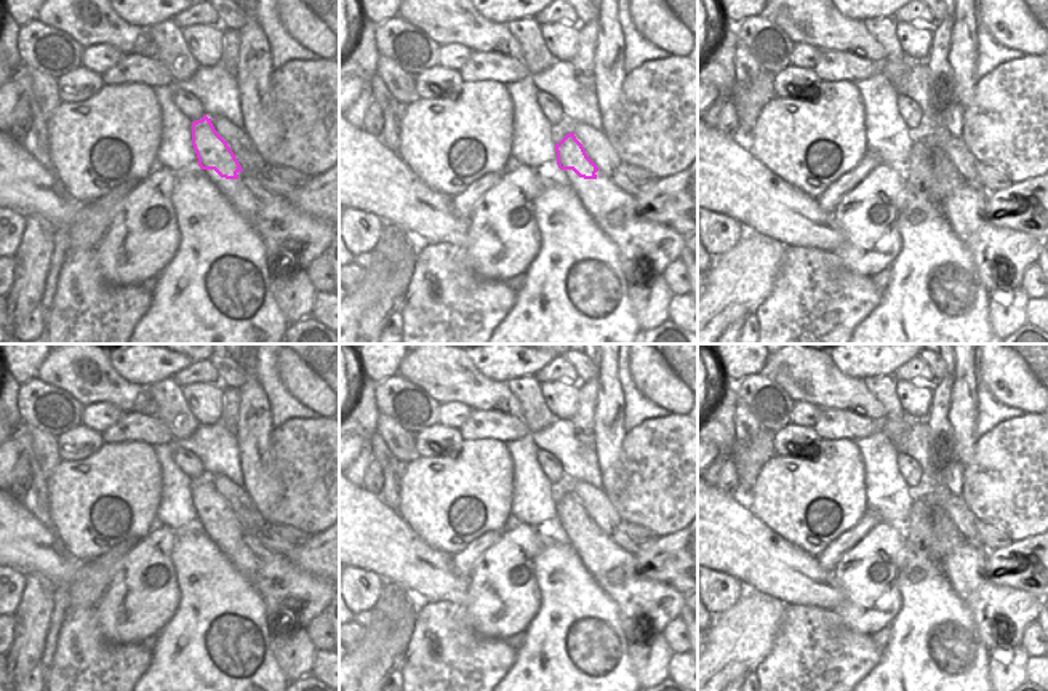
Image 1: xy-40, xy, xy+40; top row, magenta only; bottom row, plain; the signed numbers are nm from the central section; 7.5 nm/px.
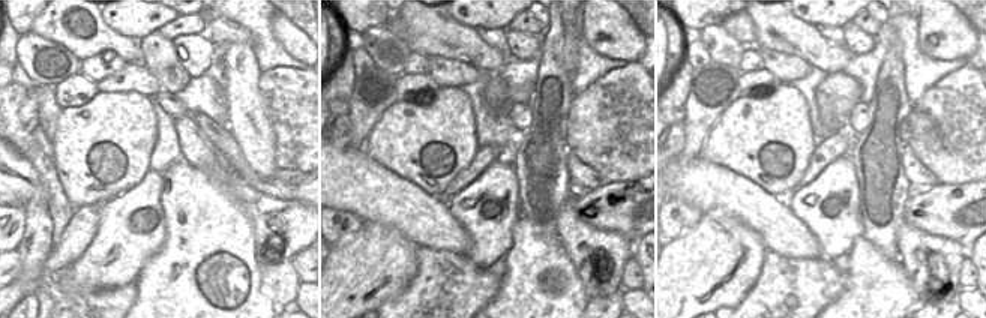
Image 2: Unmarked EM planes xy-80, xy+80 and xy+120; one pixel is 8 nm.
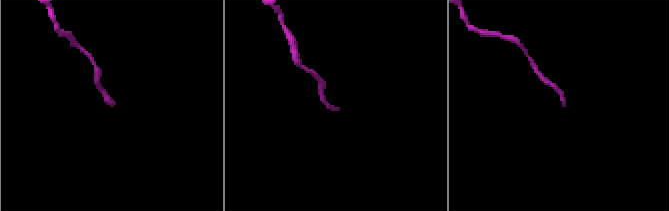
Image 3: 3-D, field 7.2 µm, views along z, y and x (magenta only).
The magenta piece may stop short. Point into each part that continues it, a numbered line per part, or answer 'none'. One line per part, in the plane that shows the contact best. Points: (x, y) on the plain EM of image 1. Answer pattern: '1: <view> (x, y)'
1: xy-40 (284, 587)

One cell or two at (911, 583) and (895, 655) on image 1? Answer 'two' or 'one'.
one

